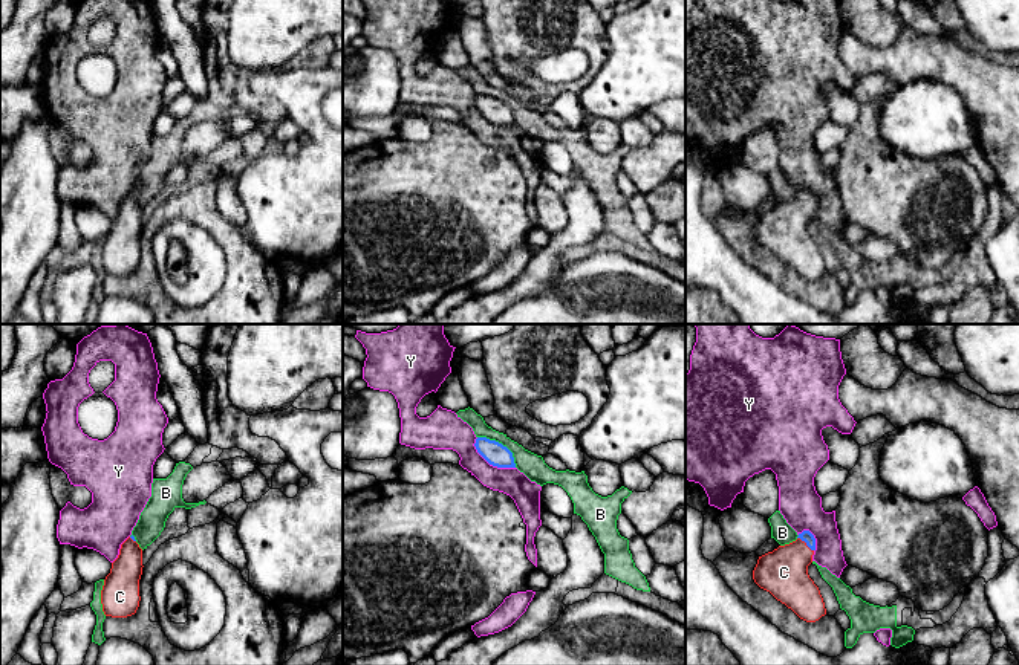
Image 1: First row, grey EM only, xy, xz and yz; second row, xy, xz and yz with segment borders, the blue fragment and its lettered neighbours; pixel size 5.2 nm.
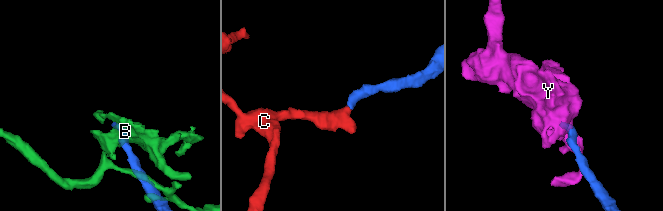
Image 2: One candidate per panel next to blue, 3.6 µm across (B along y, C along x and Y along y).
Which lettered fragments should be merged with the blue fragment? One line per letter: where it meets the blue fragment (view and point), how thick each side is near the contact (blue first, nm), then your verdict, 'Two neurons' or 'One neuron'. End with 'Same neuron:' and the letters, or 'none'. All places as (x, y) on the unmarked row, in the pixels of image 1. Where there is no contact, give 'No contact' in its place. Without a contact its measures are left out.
B: Touches blue at xz (501, 101). Thickness 120 nm (blue) against 120 nm. Two neurons
C: Touches blue at yz (805, 199). Thickness 60 nm (blue) against 260 nm. One neuron
Y: Touches blue at xz (490, 121). Thickness 120 nm (blue) against 170 nm. Two neurons
Same neuron: C

